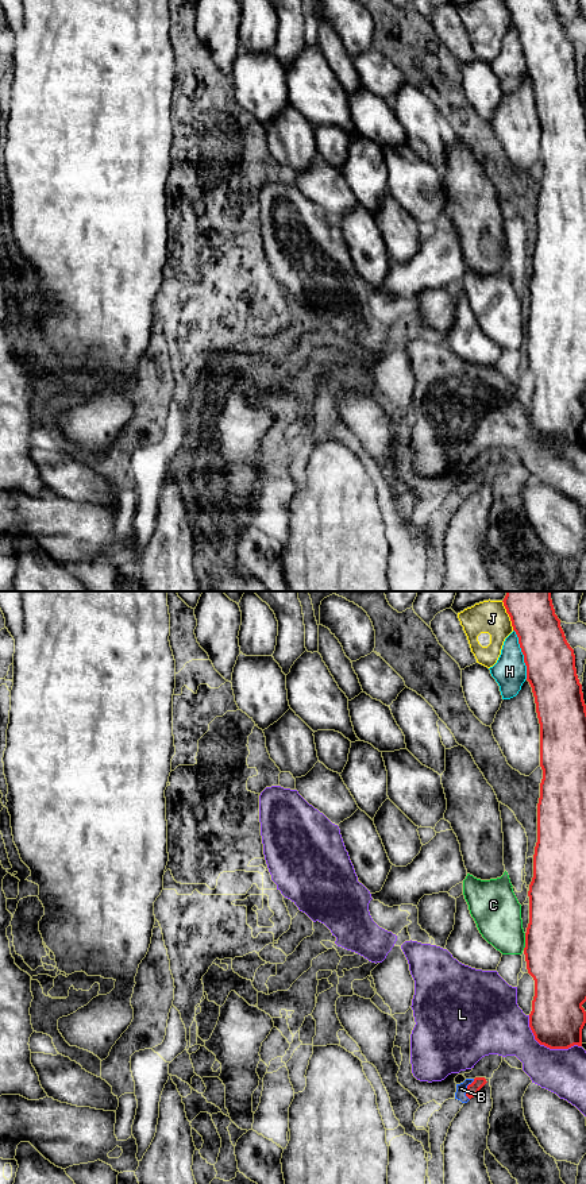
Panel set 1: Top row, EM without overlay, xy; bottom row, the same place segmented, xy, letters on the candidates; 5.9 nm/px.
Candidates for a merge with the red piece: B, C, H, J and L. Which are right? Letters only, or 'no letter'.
B

